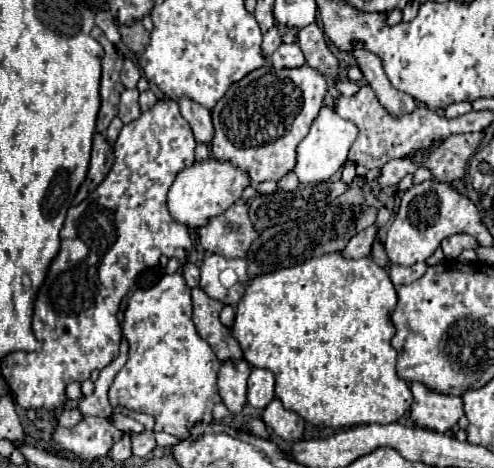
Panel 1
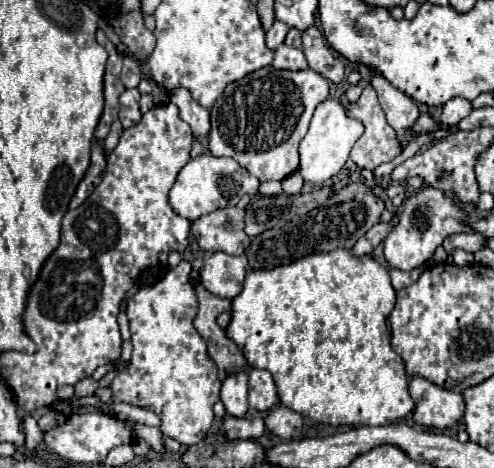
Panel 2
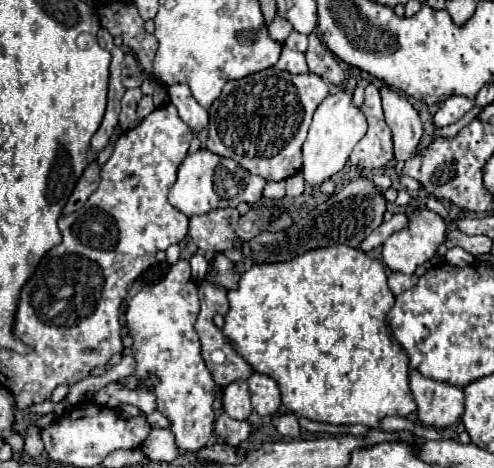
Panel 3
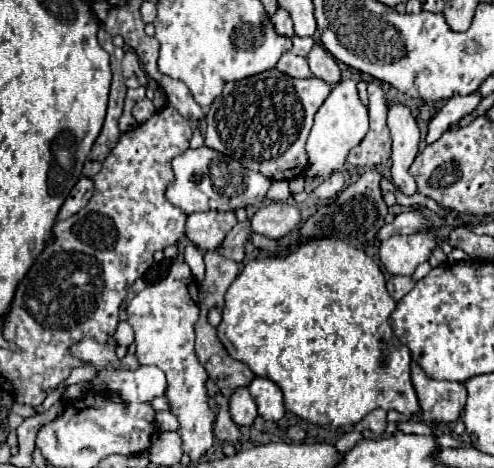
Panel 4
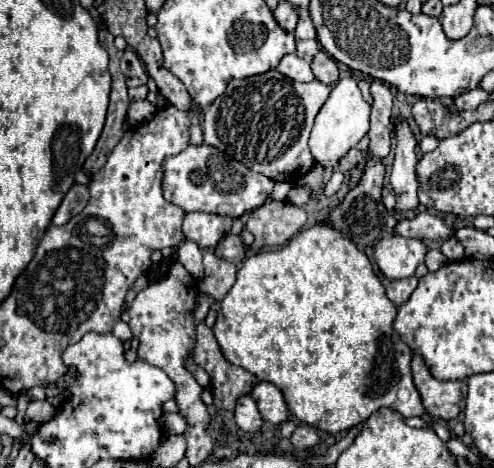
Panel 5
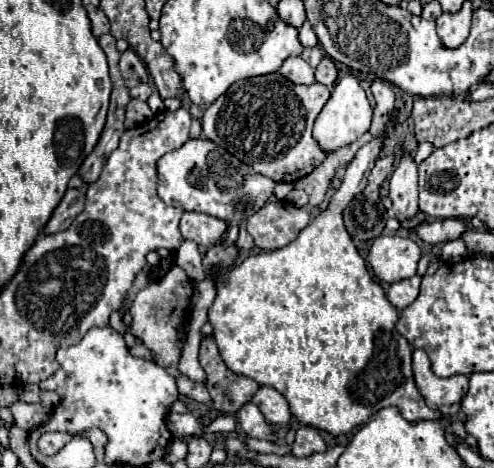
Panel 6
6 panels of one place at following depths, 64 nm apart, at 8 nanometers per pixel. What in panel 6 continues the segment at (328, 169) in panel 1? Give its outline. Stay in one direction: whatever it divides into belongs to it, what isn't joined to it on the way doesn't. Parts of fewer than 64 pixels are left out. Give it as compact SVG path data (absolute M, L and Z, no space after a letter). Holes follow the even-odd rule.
M346 74L346 76L340 76L340 80L336 82L336 86L332 90L330 100L326 102L326 106L318 114L318 118L314 122L312 136L320 144L322 152L332 154L342 146L356 142L364 132L368 132L370 120L372 120L372 106L366 98L366 92L362 90L362 86L358 84L358 80L352 74Z

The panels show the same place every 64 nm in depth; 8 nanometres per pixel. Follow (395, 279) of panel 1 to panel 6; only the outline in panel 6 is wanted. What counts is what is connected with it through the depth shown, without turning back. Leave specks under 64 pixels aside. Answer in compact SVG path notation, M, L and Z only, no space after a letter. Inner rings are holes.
M412 276L412 278L406 278L406 280L400 280L400 282L394 282L388 290L388 300L398 308L406 308L408 304L412 304L418 296L418 290L420 290L420 276Z

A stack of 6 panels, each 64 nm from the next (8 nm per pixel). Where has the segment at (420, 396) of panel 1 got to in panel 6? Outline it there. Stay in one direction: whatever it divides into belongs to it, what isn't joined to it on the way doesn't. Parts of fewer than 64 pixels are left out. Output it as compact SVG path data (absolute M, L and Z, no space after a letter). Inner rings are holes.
M414 350L412 368L416 386L426 400L426 406L442 412L442 416L454 416L468 392L468 376L438 378L430 368L430 360L424 350Z

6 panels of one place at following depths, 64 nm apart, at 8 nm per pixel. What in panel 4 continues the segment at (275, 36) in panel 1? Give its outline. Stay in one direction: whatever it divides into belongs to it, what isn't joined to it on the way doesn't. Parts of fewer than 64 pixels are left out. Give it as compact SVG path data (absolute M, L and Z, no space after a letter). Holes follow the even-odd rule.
M278 8L276 14L274 14L270 20L272 20L272 24L274 24L274 28L276 28L276 32L278 32L280 36L290 38L290 36L294 34L294 30L292 30L292 20L290 20L290 16L288 16L286 10Z

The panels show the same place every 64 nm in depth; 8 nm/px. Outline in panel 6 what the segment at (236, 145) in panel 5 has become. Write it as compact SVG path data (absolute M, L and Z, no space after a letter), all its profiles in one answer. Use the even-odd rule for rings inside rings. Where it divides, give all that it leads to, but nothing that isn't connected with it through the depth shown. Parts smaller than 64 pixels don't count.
M280 72L238 80L226 90L226 94L222 94L216 102L206 108L202 116L202 136L234 154L240 162L252 166L258 174L272 178L274 182L296 182L314 172L314 168L318 168L326 158L326 154L318 148L316 140L312 138L312 124L320 114L322 106L328 102L328 98L330 90L326 86L318 82L310 86L292 84Z

